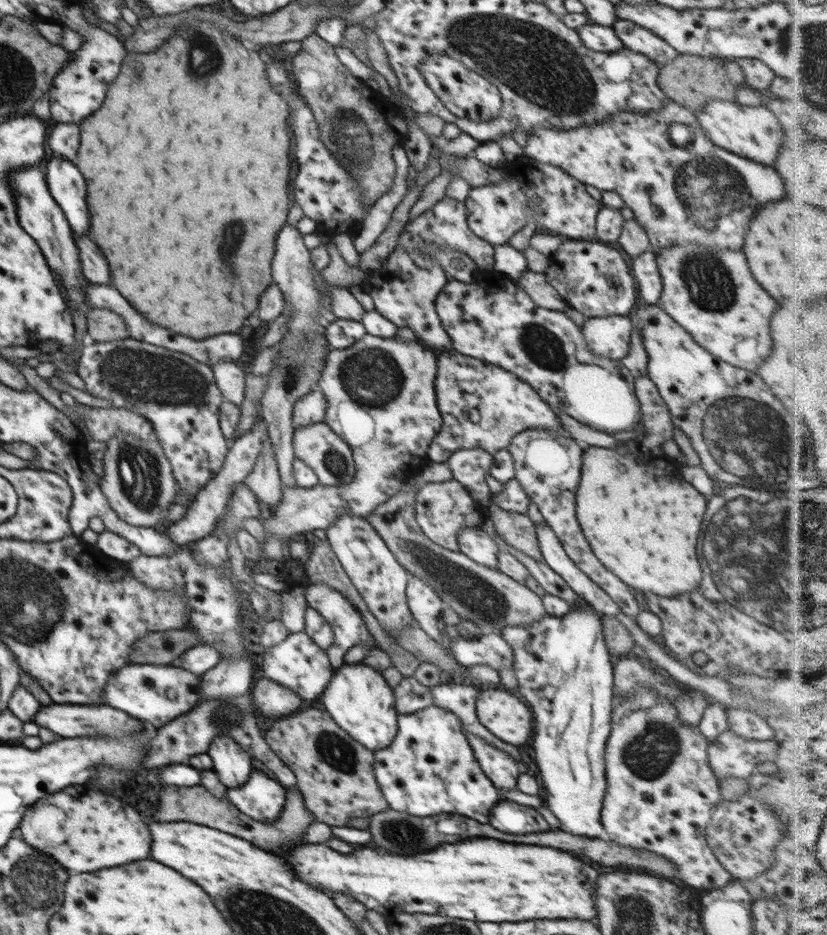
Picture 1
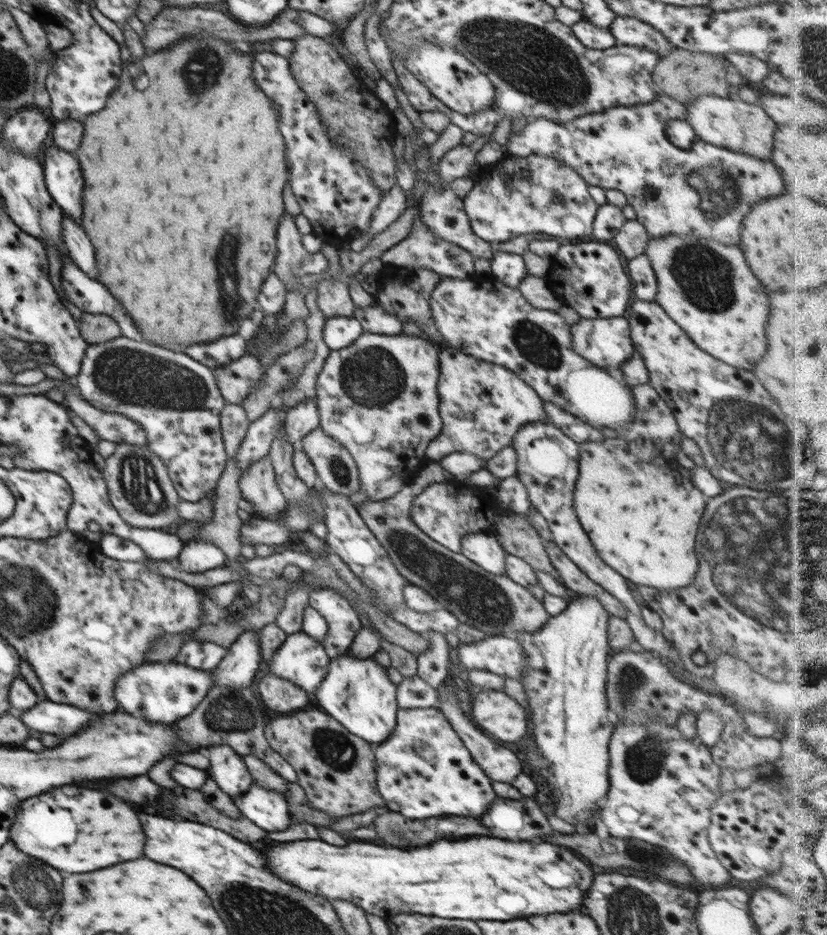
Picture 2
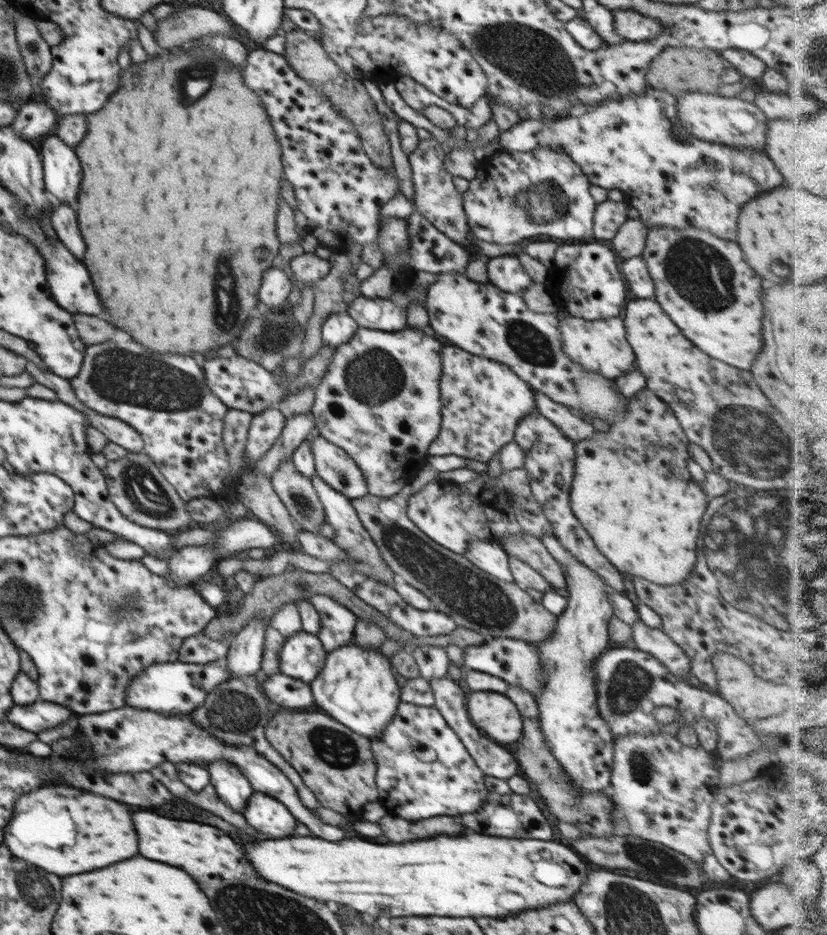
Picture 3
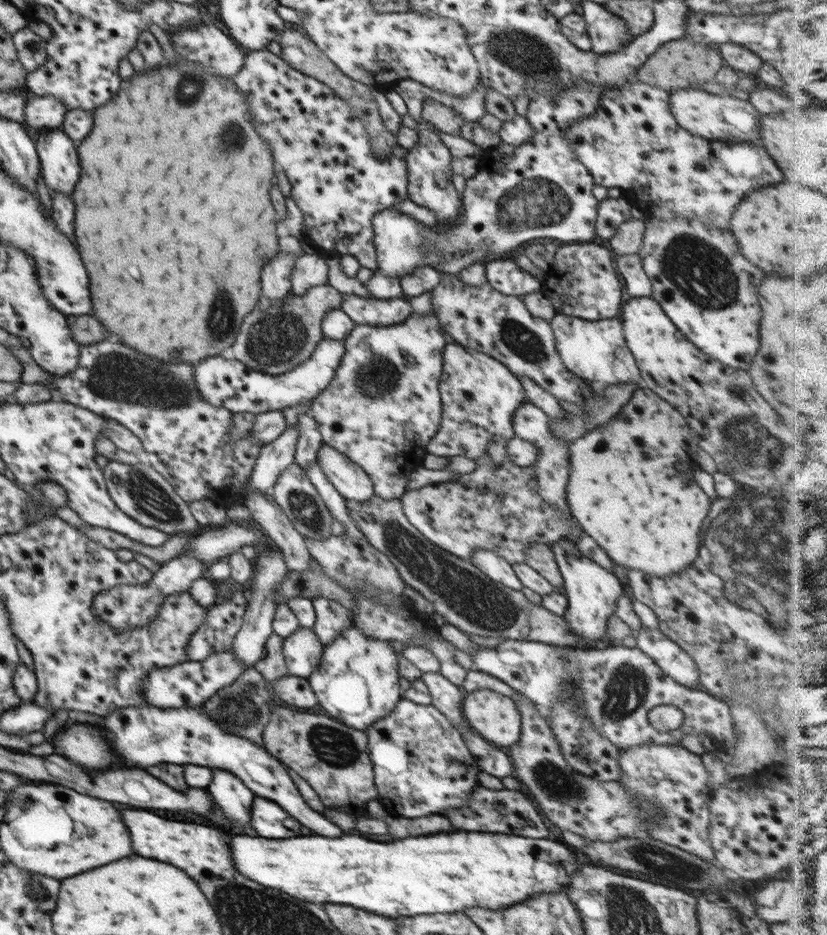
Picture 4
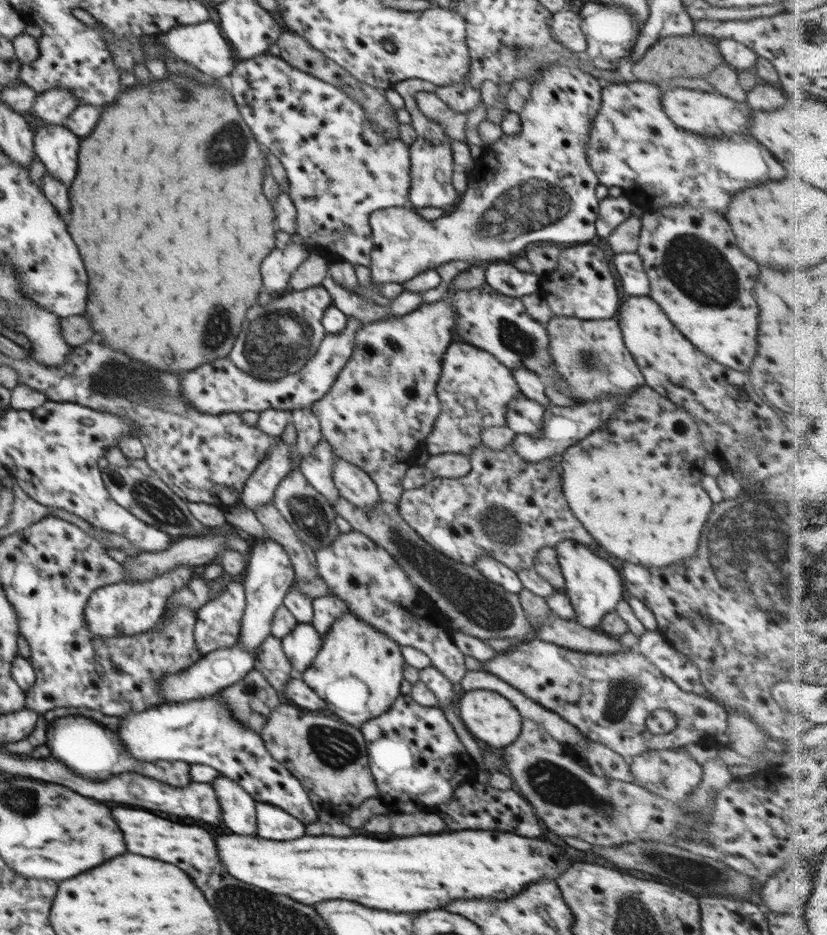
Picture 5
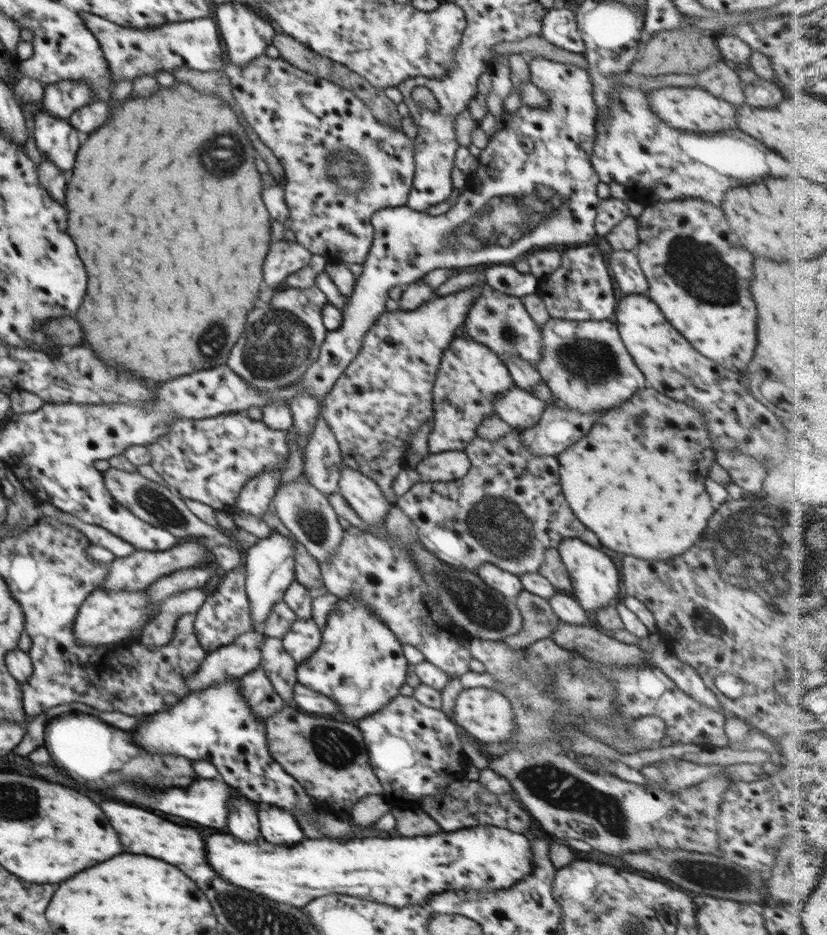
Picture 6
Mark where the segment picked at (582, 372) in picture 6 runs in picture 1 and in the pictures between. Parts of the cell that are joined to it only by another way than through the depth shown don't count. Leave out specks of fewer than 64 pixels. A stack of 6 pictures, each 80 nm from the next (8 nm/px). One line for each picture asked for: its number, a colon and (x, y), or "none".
1: (609, 337)
2: (606, 342)
3: (600, 346)
4: (596, 351)
5: (591, 356)

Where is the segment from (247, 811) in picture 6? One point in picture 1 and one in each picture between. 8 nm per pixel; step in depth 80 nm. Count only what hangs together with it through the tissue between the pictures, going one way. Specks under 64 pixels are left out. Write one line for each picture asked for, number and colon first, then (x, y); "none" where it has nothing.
1: (233, 765)
2: (226, 768)
3: (231, 785)
4: (233, 796)
5: (238, 812)

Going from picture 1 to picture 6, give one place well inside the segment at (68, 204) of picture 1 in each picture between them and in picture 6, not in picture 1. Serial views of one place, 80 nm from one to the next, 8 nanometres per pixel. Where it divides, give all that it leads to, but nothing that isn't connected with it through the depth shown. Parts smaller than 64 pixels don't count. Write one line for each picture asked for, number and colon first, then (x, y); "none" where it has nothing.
2: (64, 181)
3: (62, 174)
4: (59, 162)
5: (57, 148)
6: (55, 139)

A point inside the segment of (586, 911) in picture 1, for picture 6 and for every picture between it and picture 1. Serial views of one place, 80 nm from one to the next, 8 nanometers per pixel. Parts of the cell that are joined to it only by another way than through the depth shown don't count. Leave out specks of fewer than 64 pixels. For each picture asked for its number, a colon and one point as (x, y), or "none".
2: (479, 878)
3: (473, 875)
4: (463, 870)
5: (410, 875)
6: (399, 872)

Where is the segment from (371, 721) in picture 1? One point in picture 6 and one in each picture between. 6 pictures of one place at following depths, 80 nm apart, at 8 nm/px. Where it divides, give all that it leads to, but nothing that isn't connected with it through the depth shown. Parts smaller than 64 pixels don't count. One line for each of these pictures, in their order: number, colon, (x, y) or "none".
2: (357, 692)
3: (356, 686)
4: (356, 682)
5: (358, 670)
6: (360, 664)

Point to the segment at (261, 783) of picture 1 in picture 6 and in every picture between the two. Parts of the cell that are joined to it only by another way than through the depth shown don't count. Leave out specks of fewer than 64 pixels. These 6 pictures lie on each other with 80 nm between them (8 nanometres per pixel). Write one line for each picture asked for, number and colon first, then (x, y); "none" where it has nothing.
2: (268, 809)
3: (268, 815)
4: (268, 818)
5: (273, 823)
6: (278, 826)

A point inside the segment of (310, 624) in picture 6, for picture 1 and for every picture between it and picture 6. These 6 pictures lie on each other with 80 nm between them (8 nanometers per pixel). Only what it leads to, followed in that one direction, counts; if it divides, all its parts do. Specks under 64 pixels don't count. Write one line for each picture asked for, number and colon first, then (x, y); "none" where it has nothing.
1: (298, 663)
2: (301, 659)
3: (302, 657)
4: (303, 650)
5: (301, 646)

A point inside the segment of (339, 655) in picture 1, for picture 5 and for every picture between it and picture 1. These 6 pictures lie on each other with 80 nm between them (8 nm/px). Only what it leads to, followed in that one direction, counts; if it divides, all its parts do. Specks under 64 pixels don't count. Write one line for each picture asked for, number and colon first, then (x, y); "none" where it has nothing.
2: (343, 624)
3: (337, 628)
4: (332, 618)
5: (326, 609)

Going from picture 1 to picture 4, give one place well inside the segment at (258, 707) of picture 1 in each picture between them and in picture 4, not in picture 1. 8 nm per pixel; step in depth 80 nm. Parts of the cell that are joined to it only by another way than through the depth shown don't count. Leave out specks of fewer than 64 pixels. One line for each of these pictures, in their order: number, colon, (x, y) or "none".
2: (276, 693)
3: (291, 694)
4: (295, 691)

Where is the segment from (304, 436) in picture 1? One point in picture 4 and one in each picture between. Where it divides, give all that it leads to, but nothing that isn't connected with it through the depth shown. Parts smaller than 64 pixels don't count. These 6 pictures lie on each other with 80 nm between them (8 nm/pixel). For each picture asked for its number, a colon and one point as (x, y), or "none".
2: (336, 469)
3: (333, 464)
4: (350, 480)

